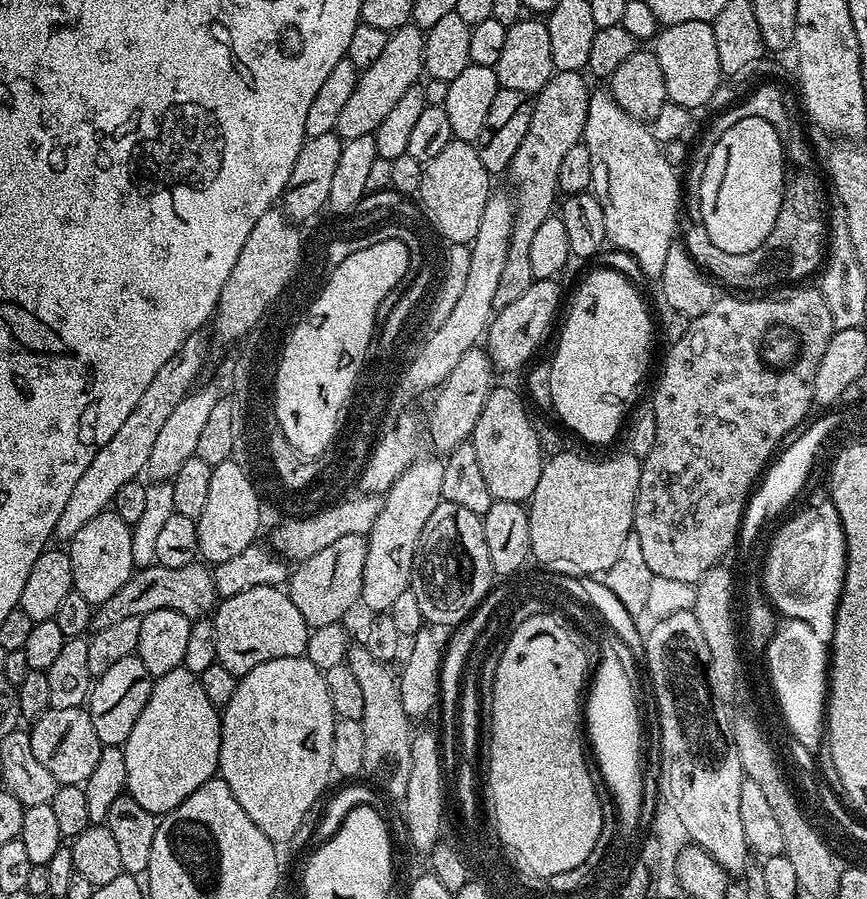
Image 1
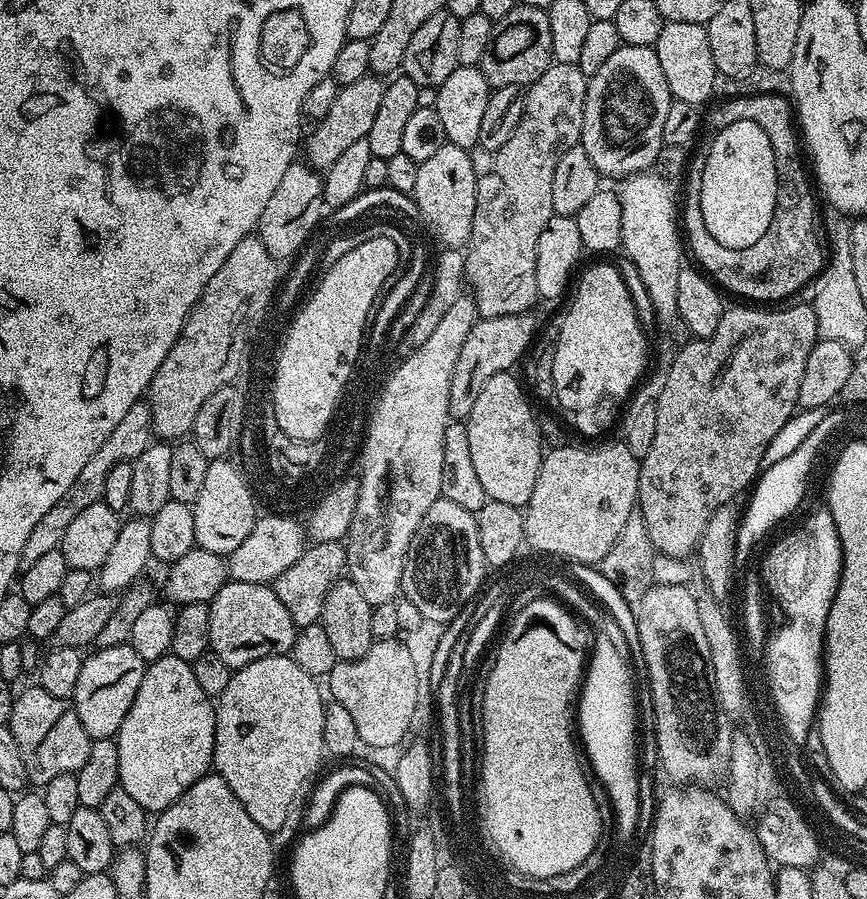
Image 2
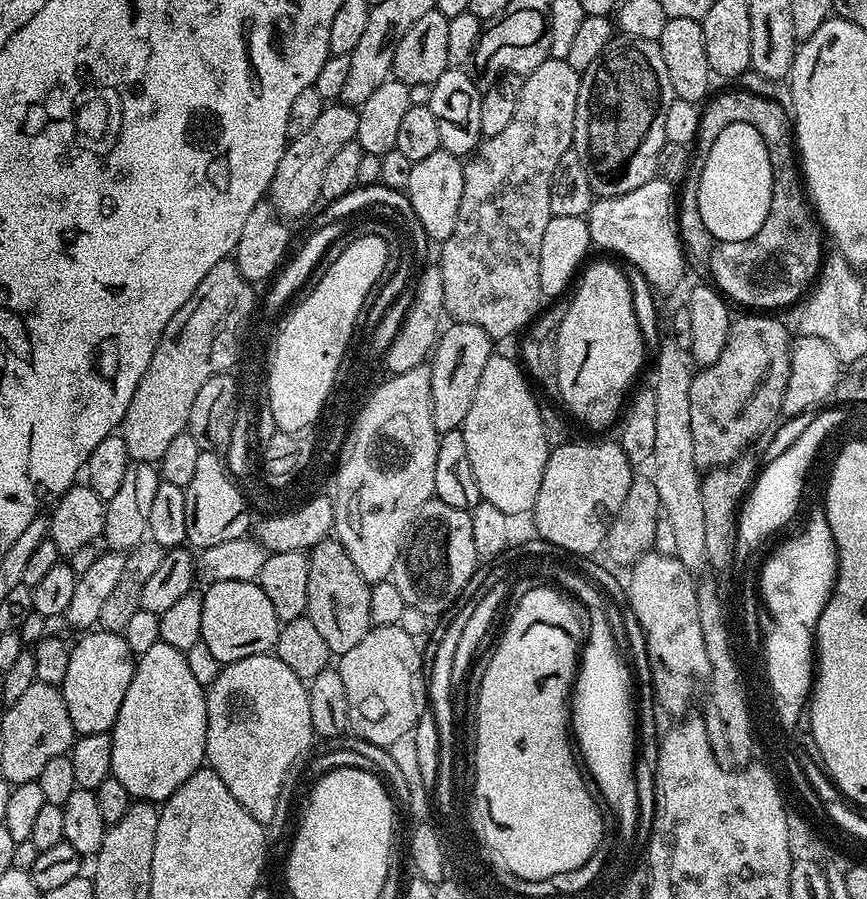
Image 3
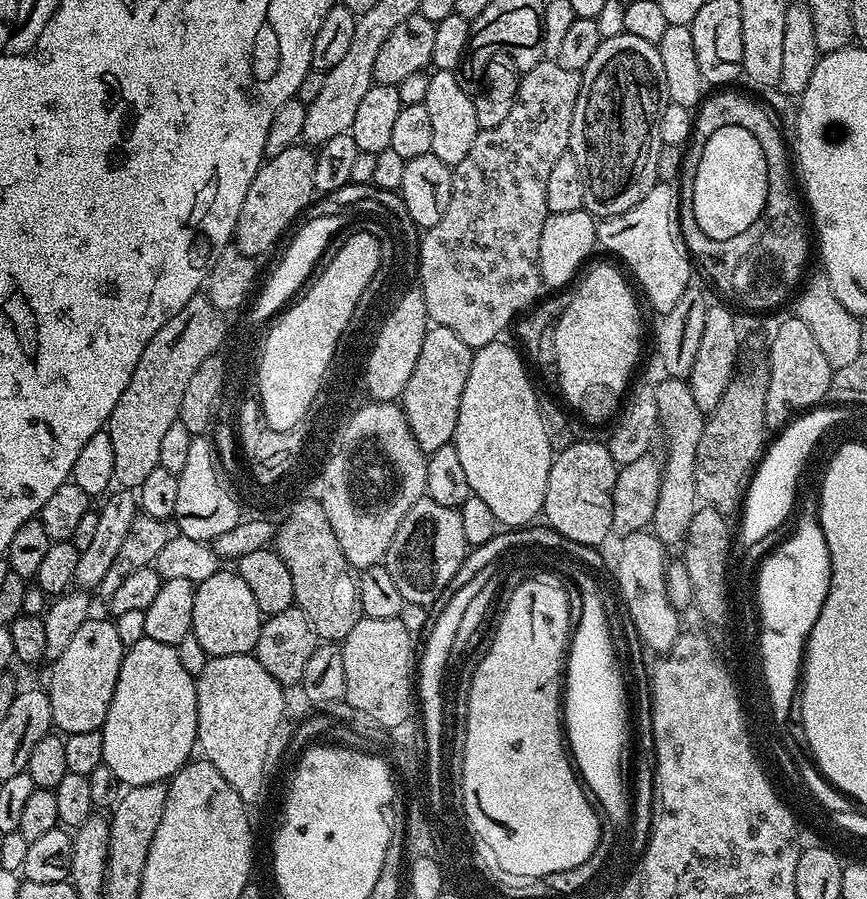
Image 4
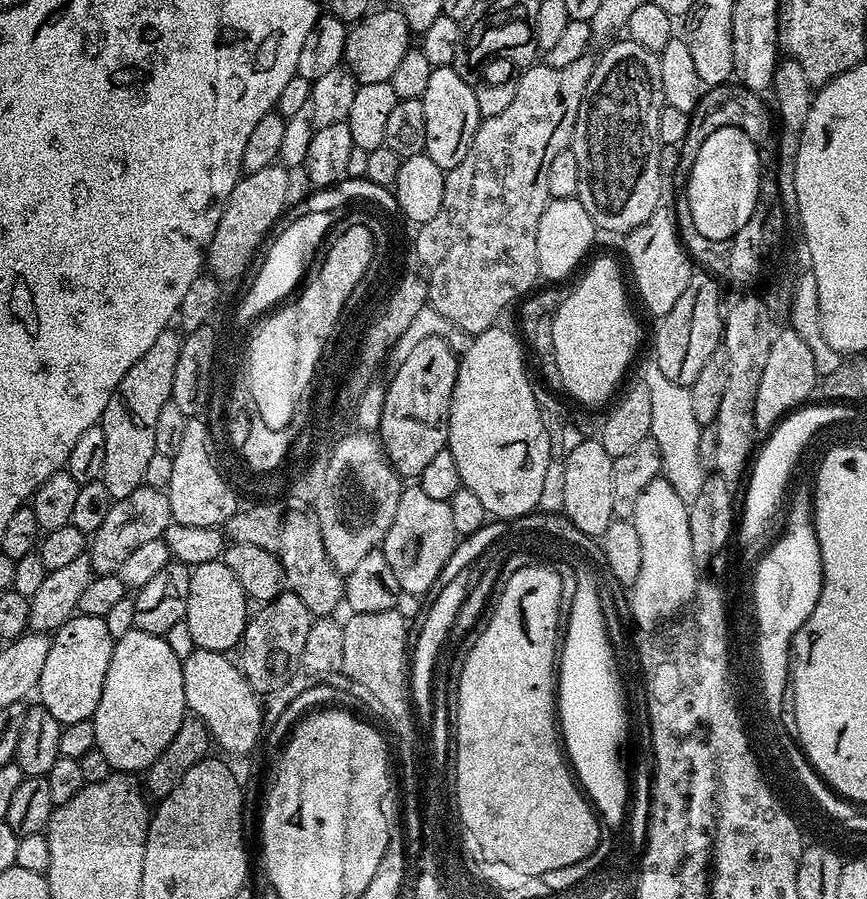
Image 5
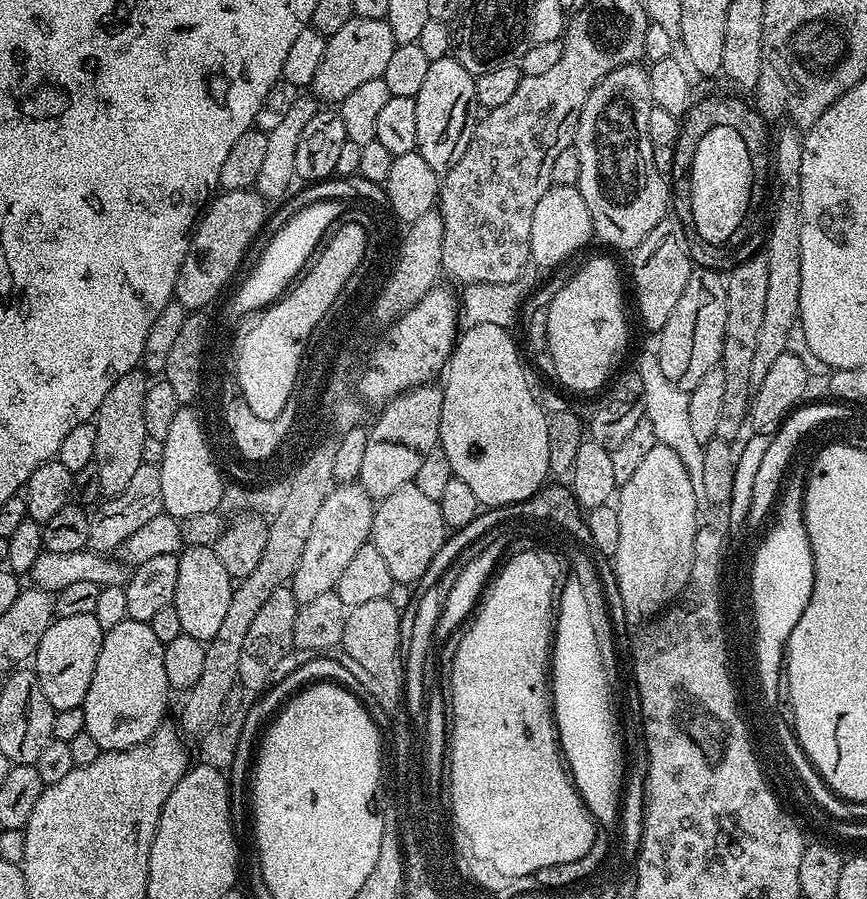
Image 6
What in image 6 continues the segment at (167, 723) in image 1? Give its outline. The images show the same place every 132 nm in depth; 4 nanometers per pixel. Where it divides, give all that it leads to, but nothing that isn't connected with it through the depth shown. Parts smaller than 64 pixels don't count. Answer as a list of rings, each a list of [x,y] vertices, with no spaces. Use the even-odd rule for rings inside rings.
[[[123,620],[118,622],[118,626],[114,626],[109,632],[104,634],[102,642],[102,650],[98,650],[98,666],[94,666],[94,678],[90,682],[90,690],[86,690],[86,698],[82,705],[84,717],[86,718],[86,726],[84,731],[89,732],[98,742],[98,746],[105,752],[117,752],[118,750],[126,750],[138,746],[142,742],[146,742],[151,738],[160,727],[165,723],[164,715],[168,712],[168,696],[170,697],[170,689],[166,682],[166,662],[164,661],[164,646],[162,642],[158,642],[154,630],[150,630],[148,623],[143,624],[137,620]]]

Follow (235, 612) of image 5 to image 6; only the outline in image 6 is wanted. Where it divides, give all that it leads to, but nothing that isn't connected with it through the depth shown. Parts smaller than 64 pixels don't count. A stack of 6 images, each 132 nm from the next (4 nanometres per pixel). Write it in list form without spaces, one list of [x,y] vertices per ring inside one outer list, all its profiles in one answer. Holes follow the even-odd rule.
[[[188,546],[178,555],[178,586],[174,589],[172,605],[178,610],[185,636],[201,642],[214,638],[229,609],[234,581],[226,574],[226,566],[218,562],[215,547]]]

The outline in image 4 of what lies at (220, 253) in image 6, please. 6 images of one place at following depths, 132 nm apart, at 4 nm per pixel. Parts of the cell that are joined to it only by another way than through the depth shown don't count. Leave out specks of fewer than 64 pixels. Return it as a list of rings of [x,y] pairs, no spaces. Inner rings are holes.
[[[299,143],[282,150],[282,154],[267,157],[260,165],[258,174],[254,174],[254,182],[250,182],[250,190],[246,190],[246,202],[242,202],[242,214],[238,214],[236,223],[234,244],[242,254],[260,258],[263,252],[270,251],[279,242],[280,235],[288,227],[291,229],[303,217],[306,206],[317,195],[315,161],[316,152]]]

